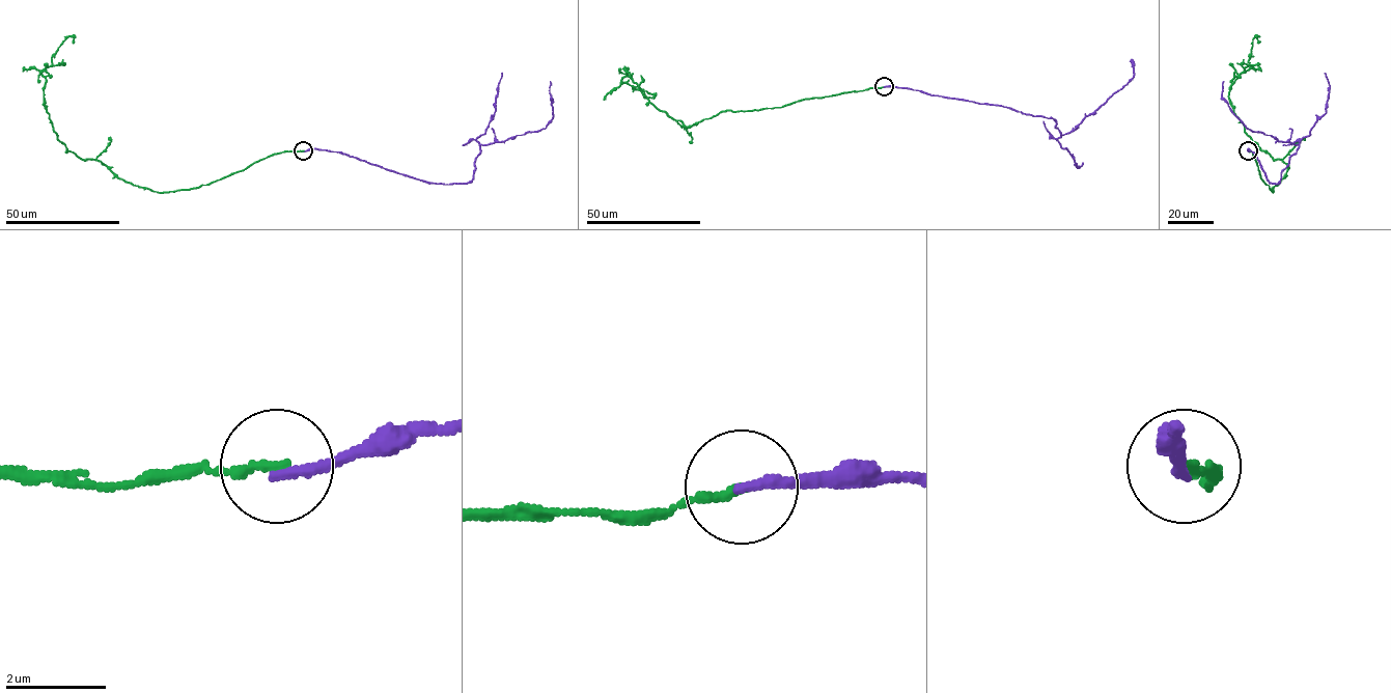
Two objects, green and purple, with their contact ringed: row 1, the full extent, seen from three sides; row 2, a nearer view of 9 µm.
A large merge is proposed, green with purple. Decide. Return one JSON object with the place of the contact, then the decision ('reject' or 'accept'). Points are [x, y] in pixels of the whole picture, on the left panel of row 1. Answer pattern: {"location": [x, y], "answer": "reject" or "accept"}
{"location": [303, 150], "answer": "reject"}

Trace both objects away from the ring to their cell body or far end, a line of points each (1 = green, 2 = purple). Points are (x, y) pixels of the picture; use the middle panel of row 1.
1: (884, 86), (779, 108), (720, 111), (686, 127), (649, 102), (624, 66), (621, 81), (654, 94), (645, 98)
2: (884, 86), (996, 105), (1050, 117), (1056, 122), (1060, 137), (1073, 131), (1125, 85), (1134, 75), (1131, 61)

